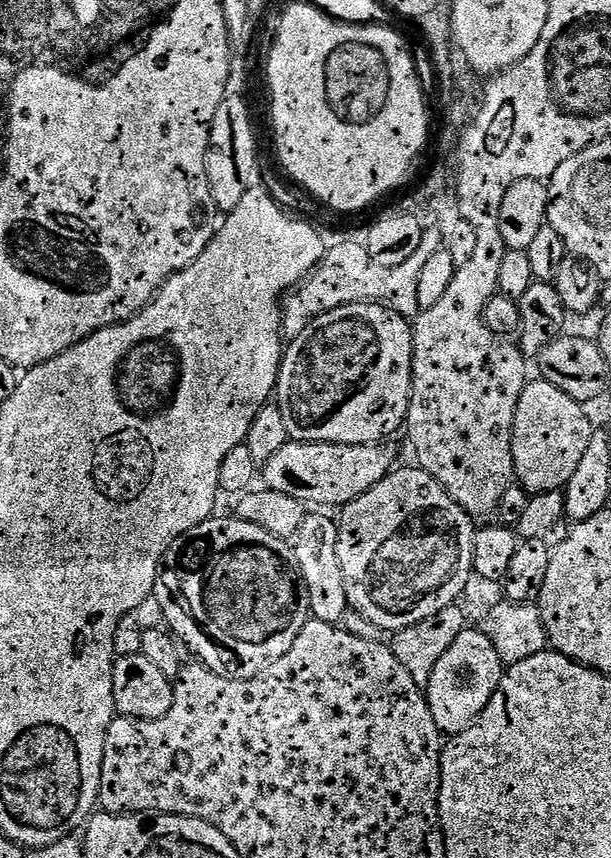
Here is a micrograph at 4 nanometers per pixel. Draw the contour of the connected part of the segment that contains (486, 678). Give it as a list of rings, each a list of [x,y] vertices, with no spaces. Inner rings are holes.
[[[465,627],[464,632],[454,638],[450,650],[446,650],[438,666],[434,666],[434,674],[430,674],[426,689],[430,714],[434,714],[434,722],[445,737],[462,734],[462,730],[469,728],[478,714],[486,710],[486,702],[490,702],[494,690],[500,688],[505,667],[498,658],[498,650],[494,650],[494,642],[490,642],[479,627]]]

